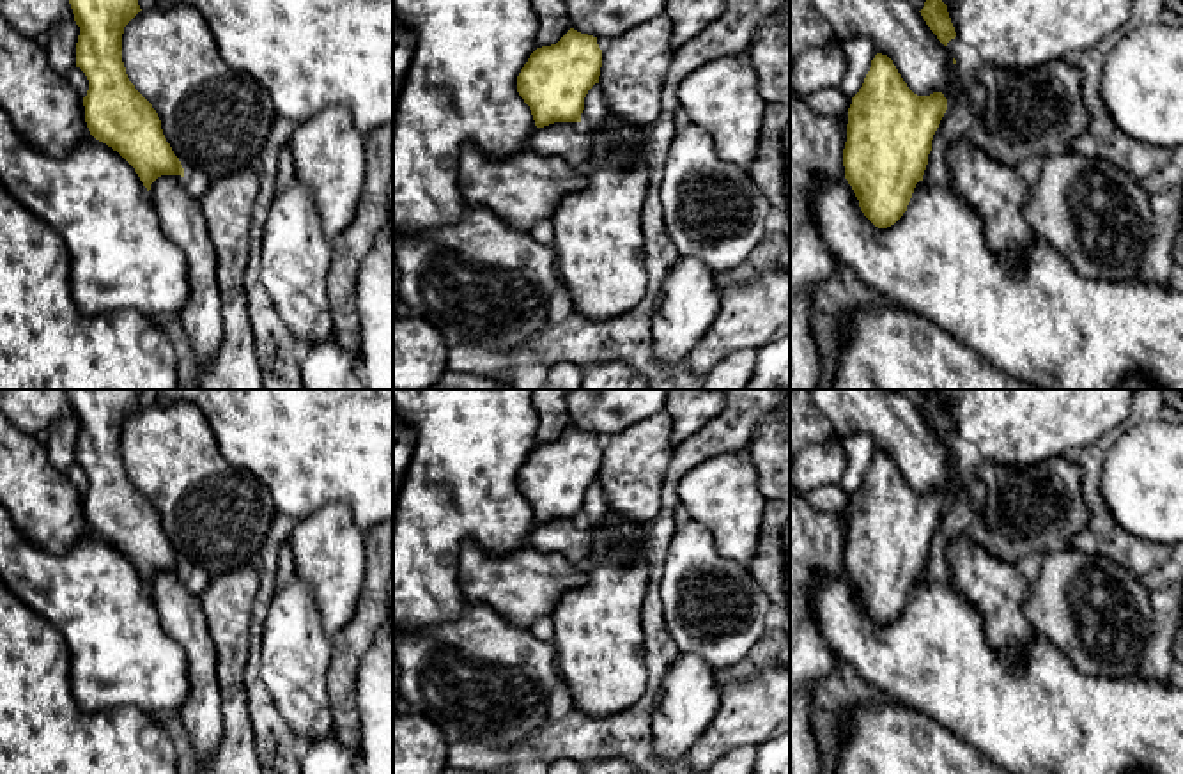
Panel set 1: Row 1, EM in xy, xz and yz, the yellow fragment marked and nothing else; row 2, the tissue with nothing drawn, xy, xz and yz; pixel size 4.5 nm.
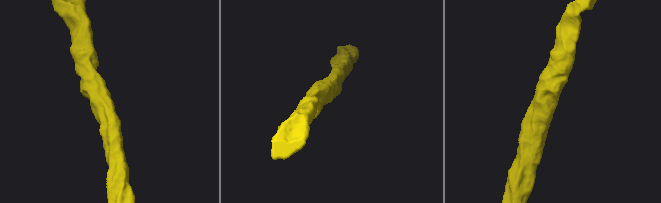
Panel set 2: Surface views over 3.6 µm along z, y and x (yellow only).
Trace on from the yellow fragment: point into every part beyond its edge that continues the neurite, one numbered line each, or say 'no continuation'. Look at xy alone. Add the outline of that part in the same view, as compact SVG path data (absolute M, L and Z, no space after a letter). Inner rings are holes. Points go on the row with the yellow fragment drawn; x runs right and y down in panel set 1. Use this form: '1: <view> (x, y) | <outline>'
no continuation

